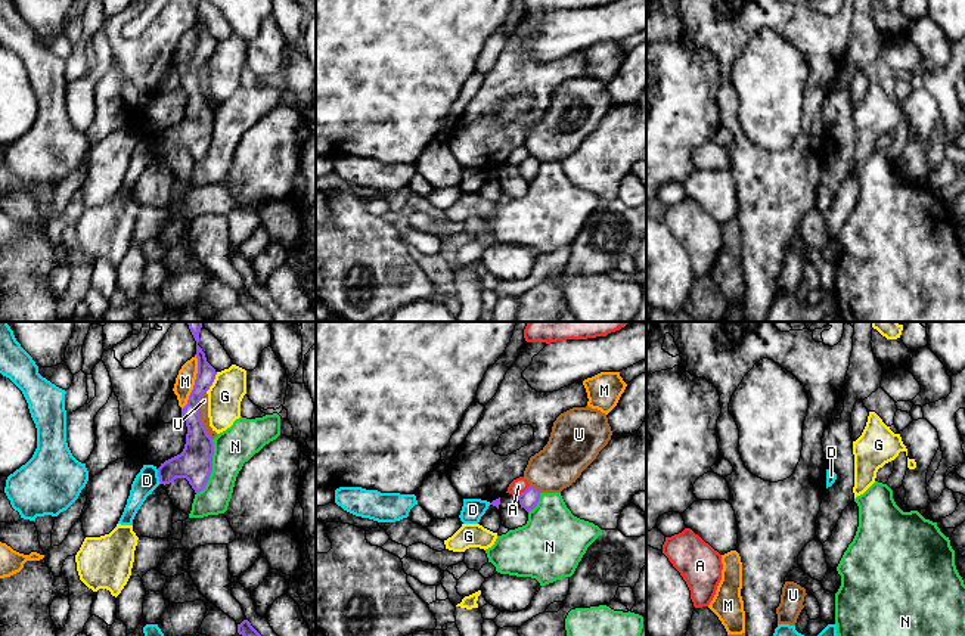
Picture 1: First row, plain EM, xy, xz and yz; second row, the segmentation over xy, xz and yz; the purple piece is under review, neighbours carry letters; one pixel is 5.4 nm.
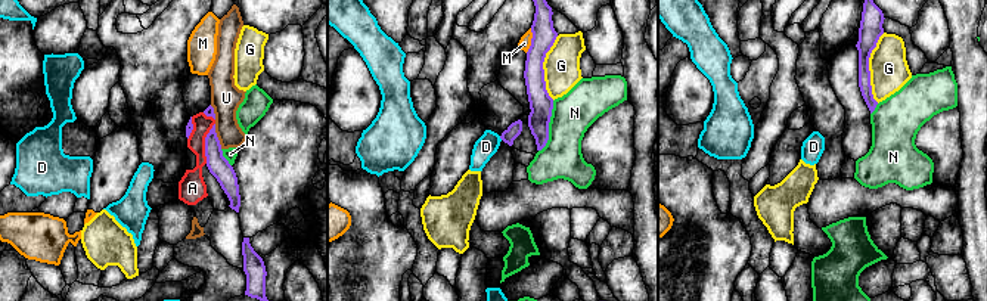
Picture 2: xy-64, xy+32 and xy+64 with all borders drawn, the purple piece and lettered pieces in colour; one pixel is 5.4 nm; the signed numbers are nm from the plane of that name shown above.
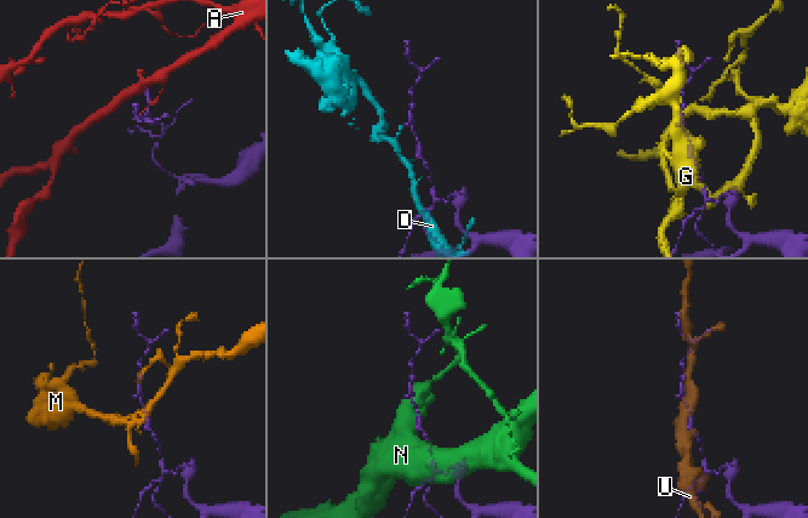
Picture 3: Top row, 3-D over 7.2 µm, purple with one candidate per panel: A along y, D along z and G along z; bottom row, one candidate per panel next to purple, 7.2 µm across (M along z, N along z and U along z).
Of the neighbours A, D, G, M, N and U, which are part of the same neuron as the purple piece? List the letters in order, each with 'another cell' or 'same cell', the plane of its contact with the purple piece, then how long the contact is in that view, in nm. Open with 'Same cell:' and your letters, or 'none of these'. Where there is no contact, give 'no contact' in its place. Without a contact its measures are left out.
Same cell: none of these
A: another cell | xz | 90 nm
D: another cell | xy | 80 nm
G: another cell | xy | 130 nm
M: another cell | xy | 320 nm
N: another cell | xy | 300 nm
U: another cell | xy | 260 nm

